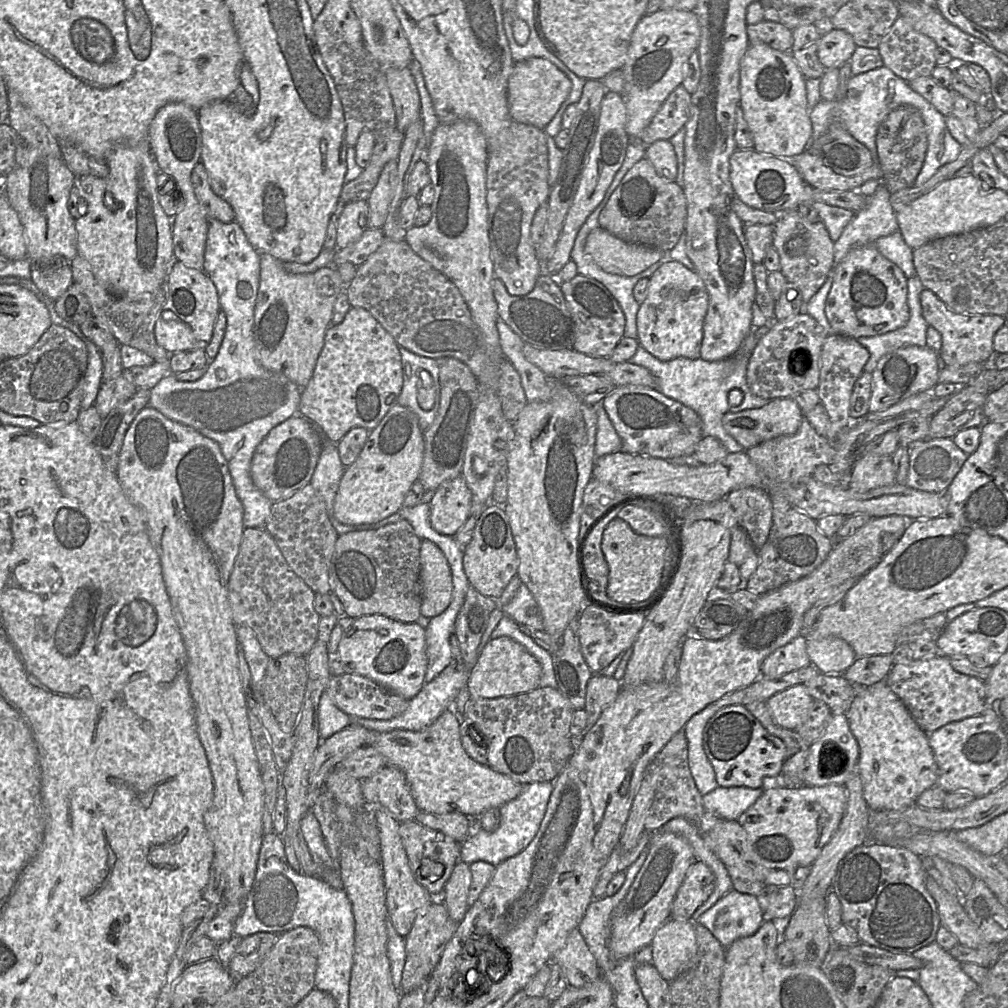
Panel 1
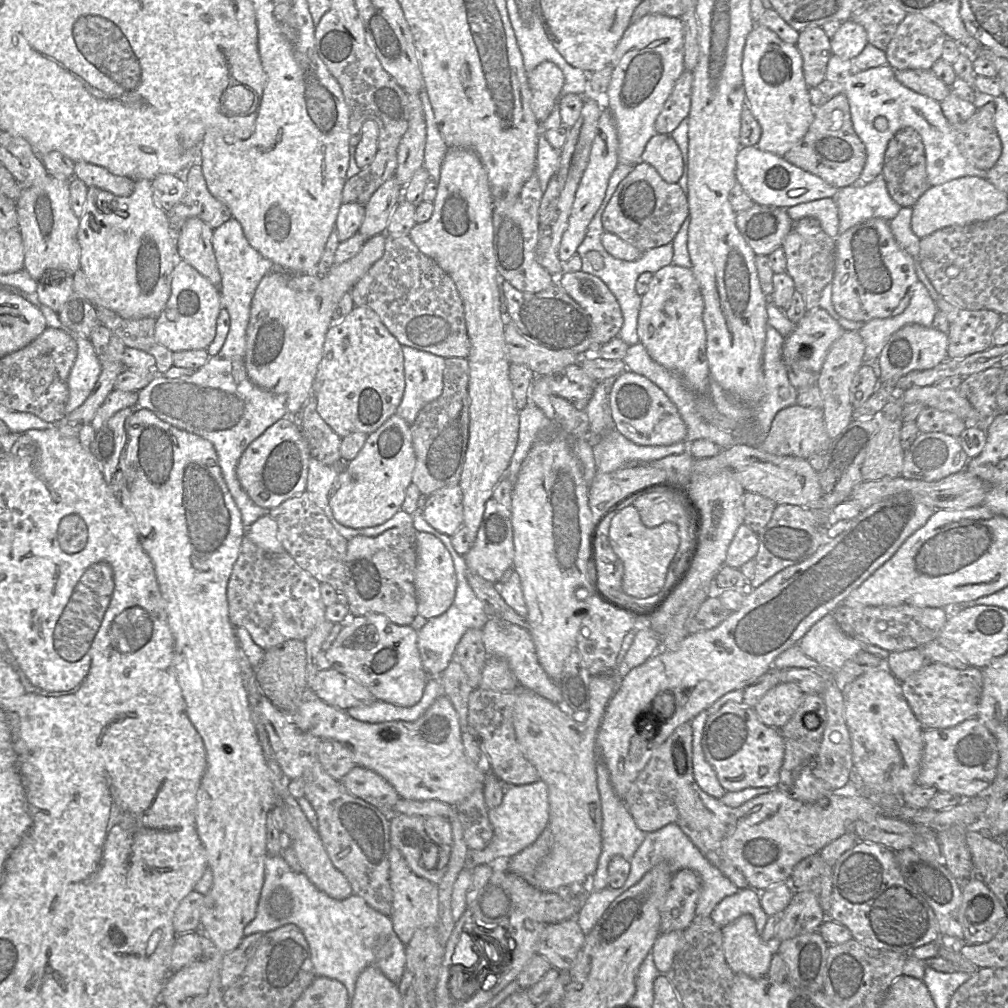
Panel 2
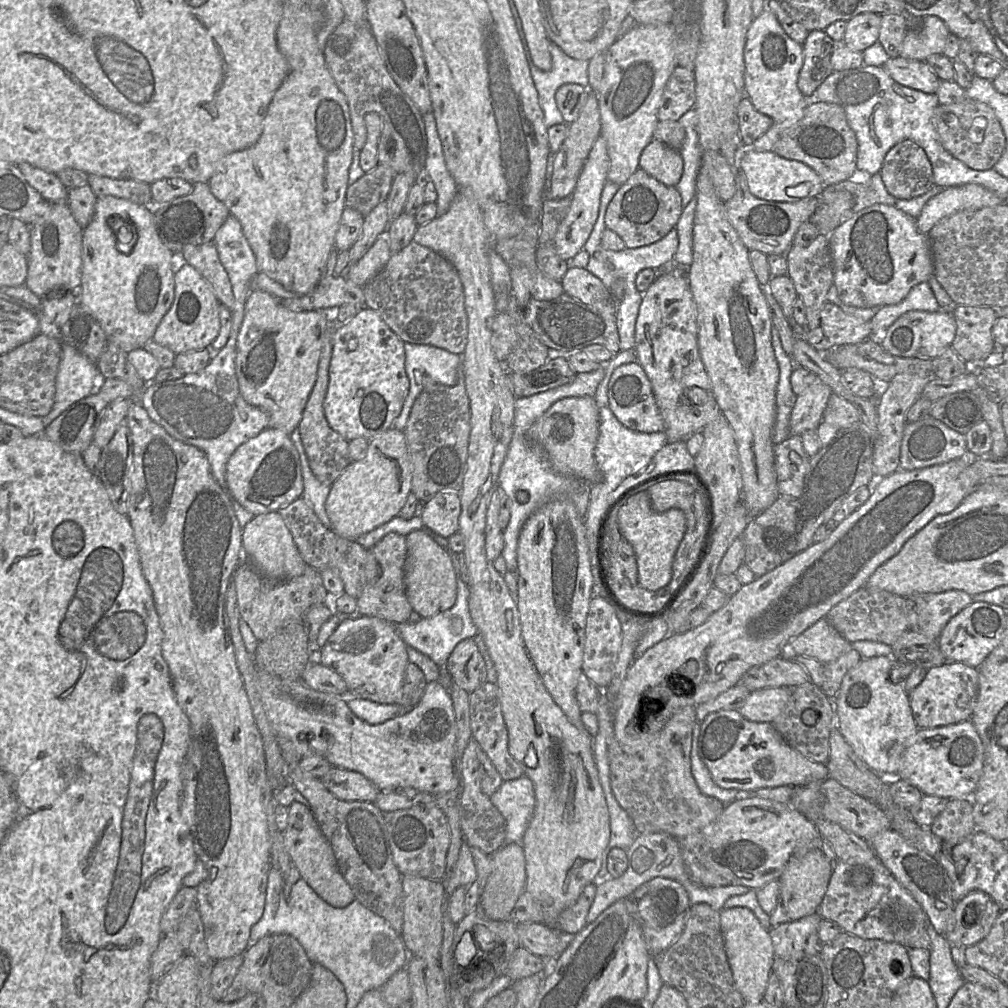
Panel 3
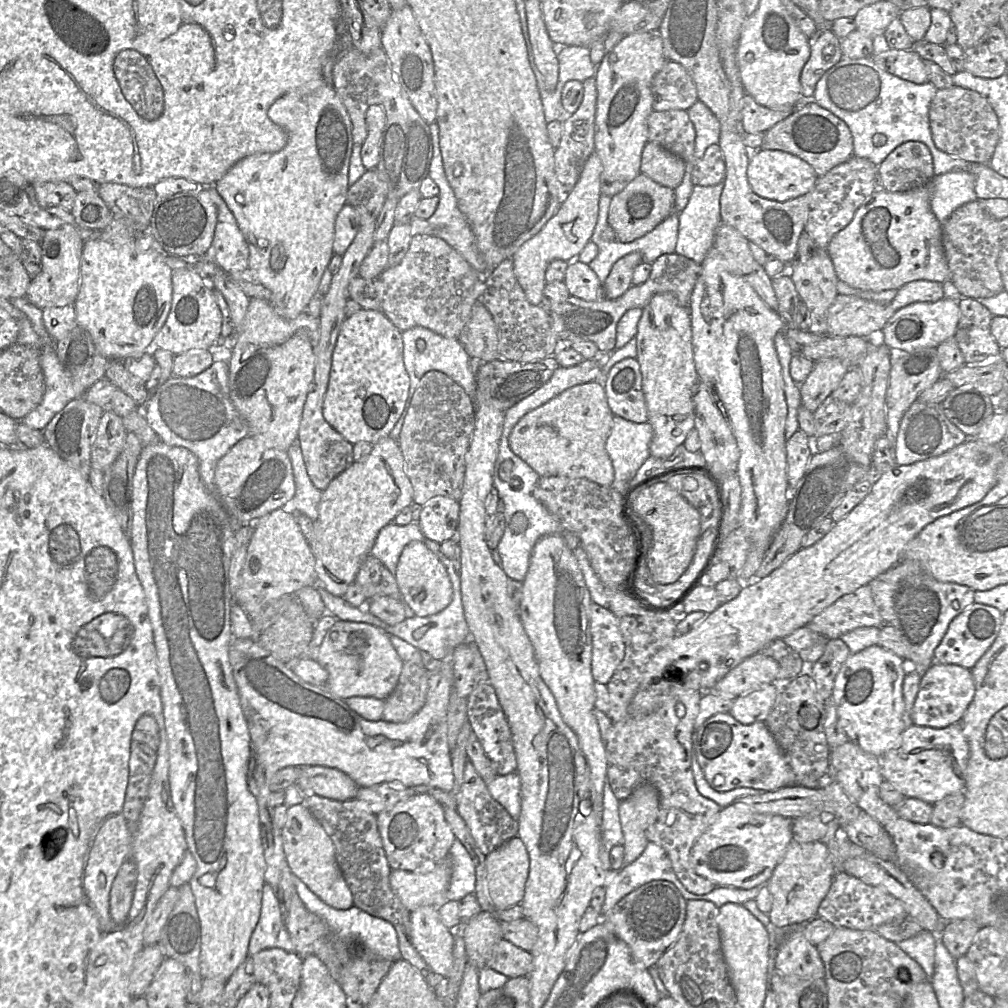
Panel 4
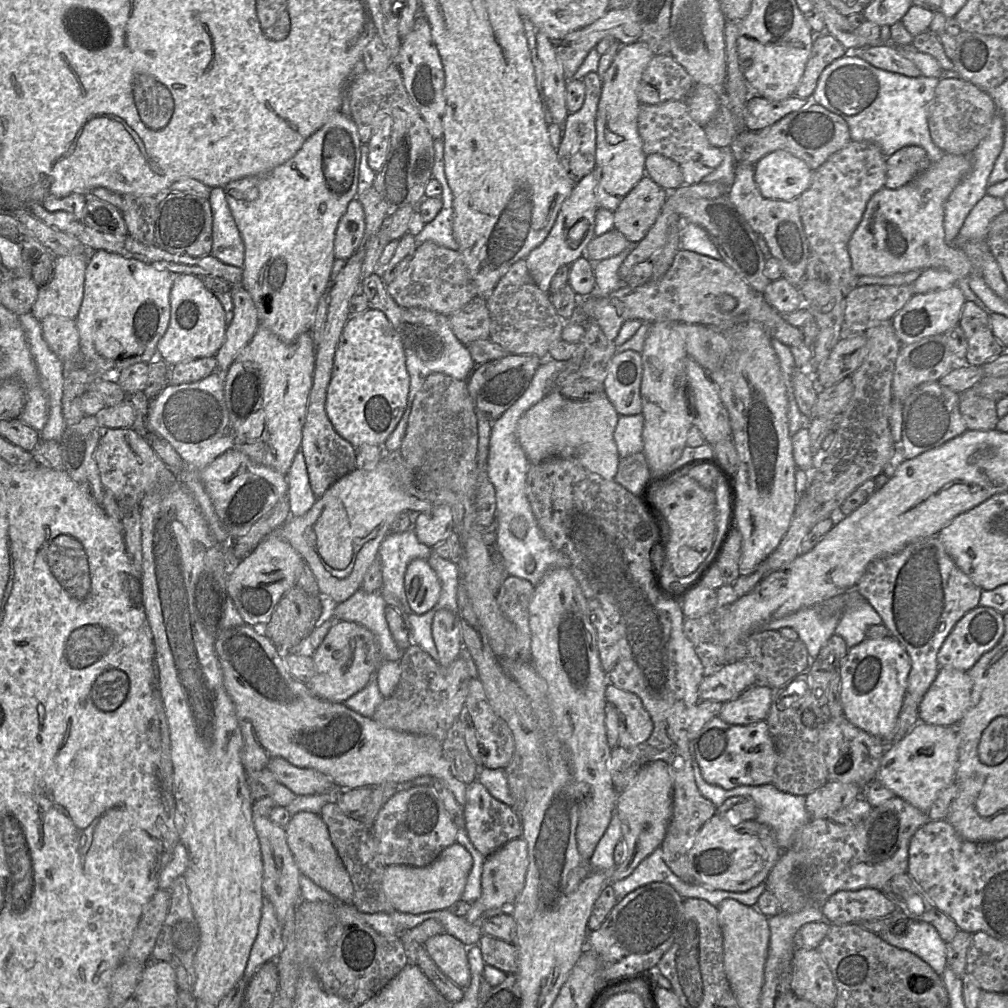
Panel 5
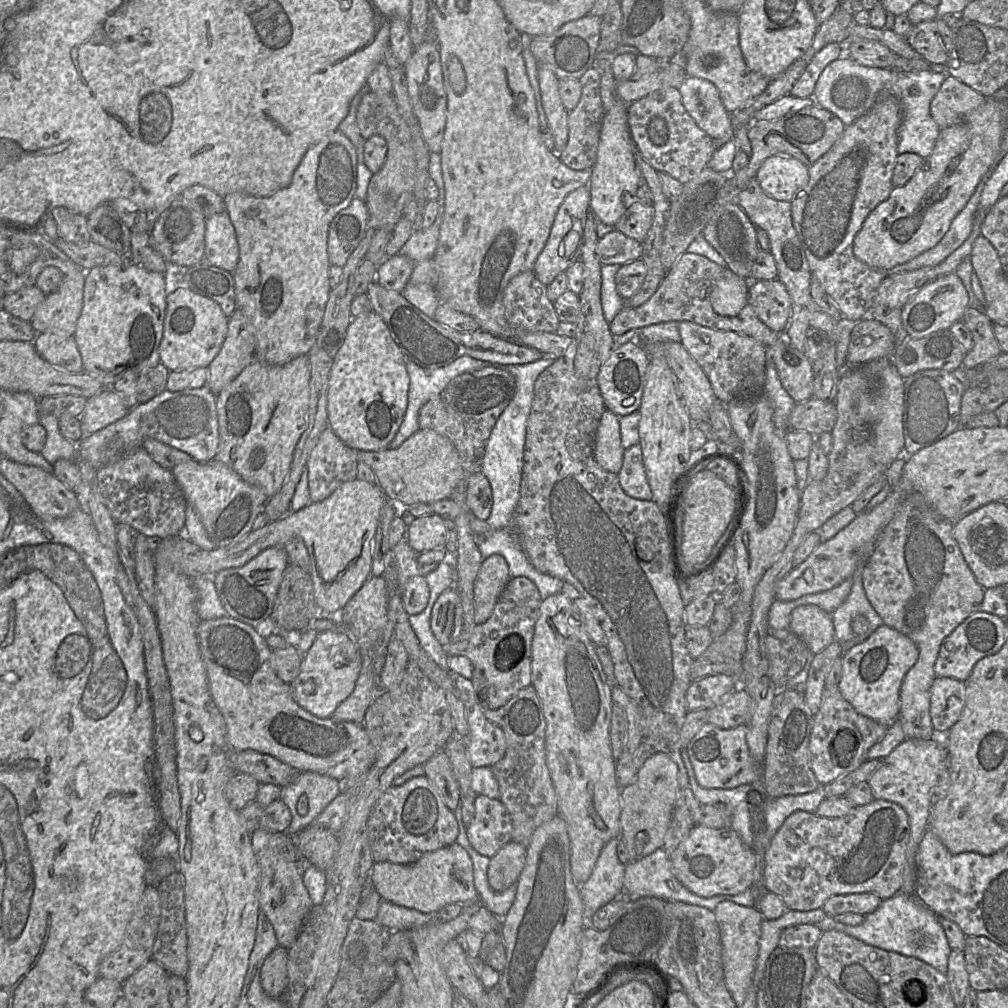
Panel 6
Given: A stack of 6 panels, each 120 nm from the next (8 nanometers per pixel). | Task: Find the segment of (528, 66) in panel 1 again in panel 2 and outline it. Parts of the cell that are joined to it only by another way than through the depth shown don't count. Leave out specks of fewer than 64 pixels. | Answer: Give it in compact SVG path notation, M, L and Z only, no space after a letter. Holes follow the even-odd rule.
M543 61L528 74L531 90L531 109L541 124L552 112L564 85L561 69L550 61Z

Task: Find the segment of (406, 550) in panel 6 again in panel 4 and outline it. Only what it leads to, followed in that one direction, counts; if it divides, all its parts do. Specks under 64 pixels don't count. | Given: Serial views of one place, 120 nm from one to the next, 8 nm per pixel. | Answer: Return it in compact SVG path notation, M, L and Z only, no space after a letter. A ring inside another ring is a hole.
M412 521L403 526L391 522L379 531L370 554L379 559L395 575L404 547L414 540L425 543L425 536L418 522Z

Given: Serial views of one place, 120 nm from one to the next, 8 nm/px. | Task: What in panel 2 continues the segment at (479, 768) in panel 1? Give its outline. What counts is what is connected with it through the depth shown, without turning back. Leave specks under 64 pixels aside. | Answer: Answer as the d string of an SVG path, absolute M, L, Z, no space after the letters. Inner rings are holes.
M307 688L307 696L292 714L287 714L303 732L321 739L332 739L345 745L352 753L356 766L375 771L385 778L401 798L410 800L439 800L451 806L458 805L477 788L483 788L486 774L467 757L461 738L458 714L445 694L440 695L415 721L402 720L367 723L352 718L346 710L331 706Z

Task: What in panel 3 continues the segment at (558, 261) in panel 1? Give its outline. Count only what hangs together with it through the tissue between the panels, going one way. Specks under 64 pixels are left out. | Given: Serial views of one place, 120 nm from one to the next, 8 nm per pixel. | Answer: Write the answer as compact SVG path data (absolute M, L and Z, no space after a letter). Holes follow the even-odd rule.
M600 135L594 142L589 155L578 177L572 193L572 201L568 212L560 223L555 235L555 247L558 255L563 260L572 259L589 238L598 217L600 198L603 187L607 181L609 157L605 139Z

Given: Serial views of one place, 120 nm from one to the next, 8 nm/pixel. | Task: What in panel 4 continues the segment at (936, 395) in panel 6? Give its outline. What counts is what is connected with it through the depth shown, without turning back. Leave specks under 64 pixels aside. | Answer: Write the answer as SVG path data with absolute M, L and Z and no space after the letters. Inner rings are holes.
M916 399L904 414L895 445L897 465L910 465L939 456L964 443L968 437L943 413L940 404L929 404Z

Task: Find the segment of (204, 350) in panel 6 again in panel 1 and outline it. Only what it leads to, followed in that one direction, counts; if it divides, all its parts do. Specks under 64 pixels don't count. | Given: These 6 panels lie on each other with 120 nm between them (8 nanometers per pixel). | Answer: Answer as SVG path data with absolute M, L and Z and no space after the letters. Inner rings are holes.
M181 261L172 263L167 276L168 292L154 327L157 344L168 353L197 350L210 343L220 311L217 289L204 270L189 267Z

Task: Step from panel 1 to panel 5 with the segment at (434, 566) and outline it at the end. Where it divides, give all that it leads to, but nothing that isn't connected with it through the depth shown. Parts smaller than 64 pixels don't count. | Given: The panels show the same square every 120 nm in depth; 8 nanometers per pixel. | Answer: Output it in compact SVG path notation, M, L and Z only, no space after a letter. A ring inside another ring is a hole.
M415 559L409 563L404 586L409 607L417 615L432 609L440 598L440 581L427 560Z

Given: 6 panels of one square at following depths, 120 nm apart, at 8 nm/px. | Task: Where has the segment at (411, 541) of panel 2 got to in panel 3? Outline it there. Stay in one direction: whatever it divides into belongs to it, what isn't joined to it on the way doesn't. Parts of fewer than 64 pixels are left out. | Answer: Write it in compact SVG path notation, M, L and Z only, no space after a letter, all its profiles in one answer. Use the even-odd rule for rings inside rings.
M388 533L369 550L381 566L380 578L366 586L357 601L359 615L373 616L384 619L392 624L404 623L409 620L412 607L407 599L404 583L404 566L407 556L406 536Z

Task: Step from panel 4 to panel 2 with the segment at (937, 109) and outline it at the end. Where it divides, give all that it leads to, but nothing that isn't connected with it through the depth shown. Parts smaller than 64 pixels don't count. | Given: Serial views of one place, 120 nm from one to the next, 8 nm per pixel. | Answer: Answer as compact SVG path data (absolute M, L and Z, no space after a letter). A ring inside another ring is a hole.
M989 102L965 122L953 126L956 143L967 161L982 170L995 167L1002 144L995 124L995 104Z

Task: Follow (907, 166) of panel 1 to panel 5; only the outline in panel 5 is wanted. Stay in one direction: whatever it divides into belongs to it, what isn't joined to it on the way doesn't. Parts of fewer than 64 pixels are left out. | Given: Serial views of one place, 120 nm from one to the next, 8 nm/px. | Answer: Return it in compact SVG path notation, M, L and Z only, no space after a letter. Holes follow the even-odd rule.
M915 145L903 147L887 157L884 188L898 189L916 178L931 165L926 151Z

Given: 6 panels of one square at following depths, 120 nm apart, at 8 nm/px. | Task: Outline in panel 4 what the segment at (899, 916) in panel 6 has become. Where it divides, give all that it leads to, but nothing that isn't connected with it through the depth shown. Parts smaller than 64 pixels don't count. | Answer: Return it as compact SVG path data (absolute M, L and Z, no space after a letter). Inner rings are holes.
M923 930L911 938L896 943L904 953L922 967L928 980L932 978L935 969L936 937L938 936Z

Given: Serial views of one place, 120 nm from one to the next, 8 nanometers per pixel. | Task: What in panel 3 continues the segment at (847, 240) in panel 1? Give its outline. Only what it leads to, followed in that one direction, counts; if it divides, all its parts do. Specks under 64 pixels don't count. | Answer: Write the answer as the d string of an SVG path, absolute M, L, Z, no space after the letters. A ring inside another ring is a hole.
M880 172L872 175L865 183L859 184L848 179L837 184L826 186L826 191L840 190L846 190L853 195L855 202L852 208L852 214L875 204L895 206L898 200L887 192Z

